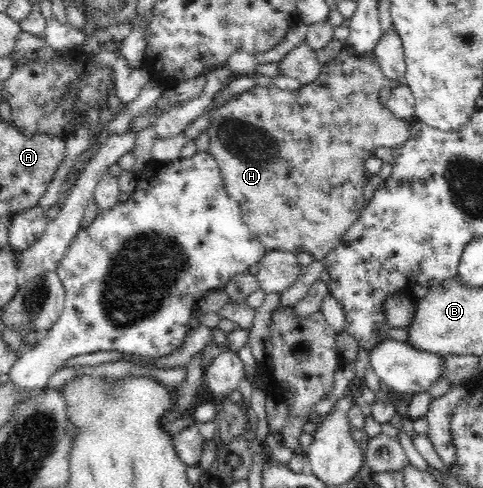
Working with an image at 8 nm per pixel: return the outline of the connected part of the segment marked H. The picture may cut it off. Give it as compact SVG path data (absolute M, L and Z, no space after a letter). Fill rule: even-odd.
M345 45L341 58L335 58L322 65L318 78L313 83L301 85L296 90L280 90L274 85L268 87L256 86L234 96L225 104L217 107L210 112L210 125L206 132L210 137L208 153L210 153L220 166L220 173L223 179L223 185L229 197L240 205L240 212L243 221L248 225L252 234L266 247L267 251L283 250L284 252L296 253L308 252L314 260L323 261L326 254L334 250L339 242L342 242L343 234L353 225L358 218L360 211L365 206L362 188L366 186L366 170L364 162L373 153L373 149L385 147L394 148L402 146L410 138L412 127L400 118L396 118L391 110L380 103L380 89L386 84L386 78L378 64L377 58L370 54L359 58L353 54Z

